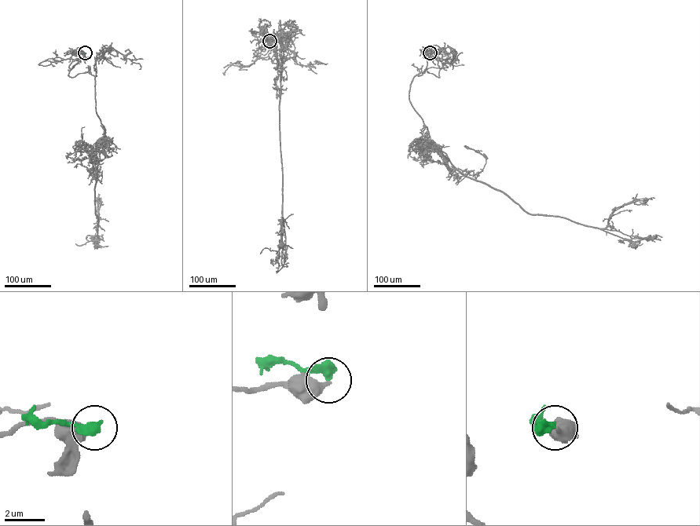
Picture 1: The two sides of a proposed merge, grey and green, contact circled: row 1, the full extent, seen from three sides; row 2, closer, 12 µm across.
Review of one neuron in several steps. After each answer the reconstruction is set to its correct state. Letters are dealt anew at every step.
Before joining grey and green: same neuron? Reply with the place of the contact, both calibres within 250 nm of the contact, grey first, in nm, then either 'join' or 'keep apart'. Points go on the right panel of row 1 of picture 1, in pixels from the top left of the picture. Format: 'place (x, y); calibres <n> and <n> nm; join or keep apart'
place (430, 52); calibres 440 and 480 nm; keep apart

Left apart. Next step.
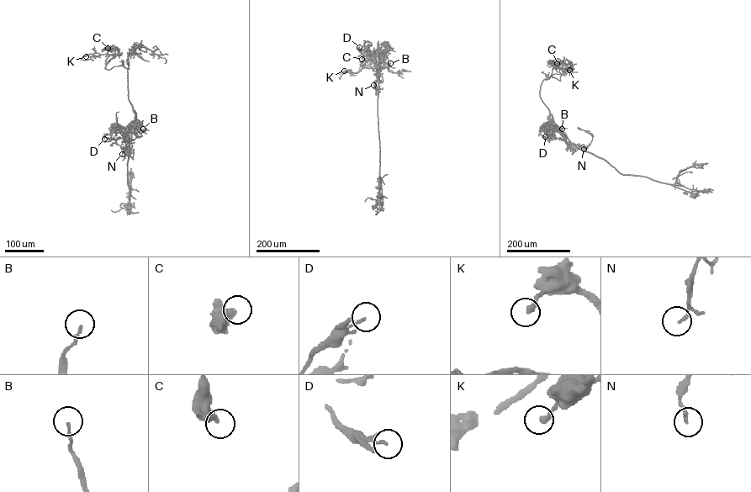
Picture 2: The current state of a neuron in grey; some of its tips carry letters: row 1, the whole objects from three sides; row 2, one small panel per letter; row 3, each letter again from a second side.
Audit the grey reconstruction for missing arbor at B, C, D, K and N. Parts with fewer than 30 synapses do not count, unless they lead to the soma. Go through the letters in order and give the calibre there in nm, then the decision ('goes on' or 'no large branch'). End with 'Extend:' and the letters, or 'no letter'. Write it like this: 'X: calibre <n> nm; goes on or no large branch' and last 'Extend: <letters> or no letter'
B: calibre 120 nm; no large branch
C: calibre 420 nm; no large branch
D: calibre 110 nm; no large branch
K: calibre 260 nm; no large branch
N: calibre 70 nm; no large branch
Extend: no letter

